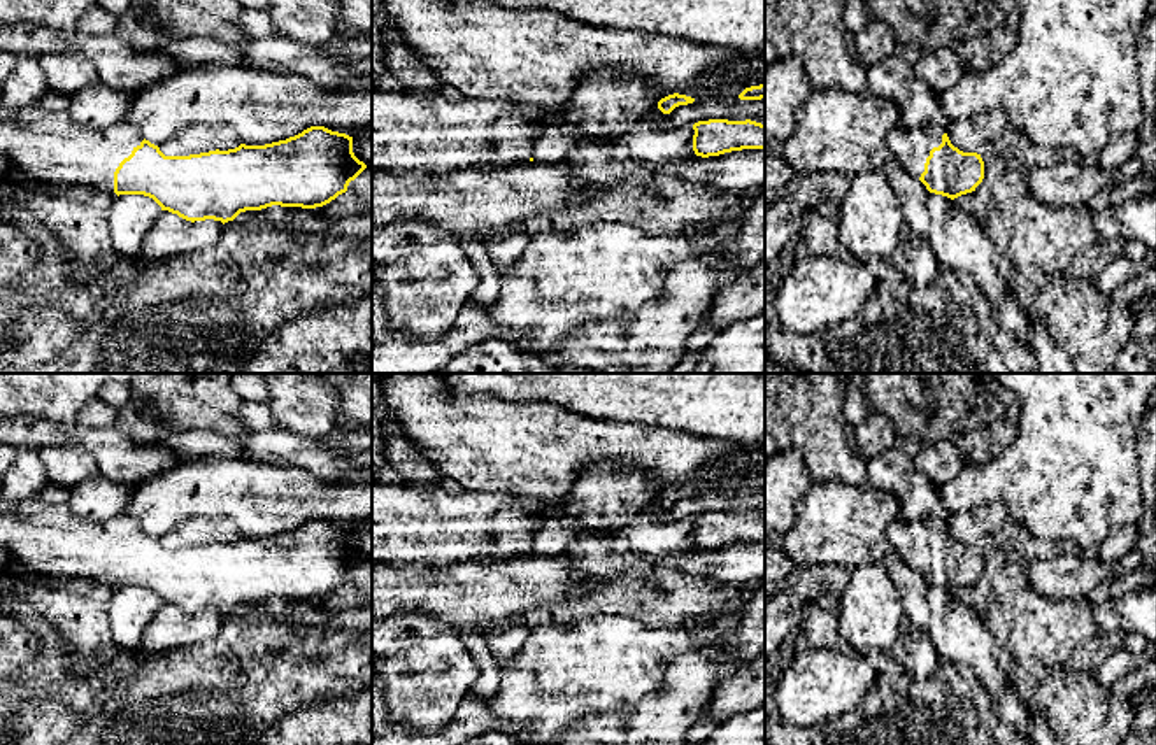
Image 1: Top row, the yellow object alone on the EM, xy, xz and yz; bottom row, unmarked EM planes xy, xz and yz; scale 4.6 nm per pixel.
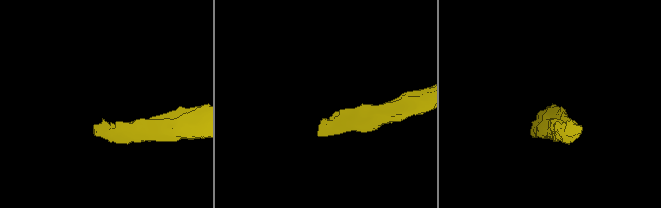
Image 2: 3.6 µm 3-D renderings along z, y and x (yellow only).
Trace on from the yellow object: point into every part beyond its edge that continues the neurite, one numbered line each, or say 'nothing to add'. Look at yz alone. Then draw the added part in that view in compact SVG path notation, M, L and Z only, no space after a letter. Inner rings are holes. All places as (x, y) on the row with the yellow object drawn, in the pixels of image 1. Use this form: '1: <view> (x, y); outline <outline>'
1: yz (911, 146); outline M898 124L888 133L888 145L900 165L919 179L930 151L942 144L944 133L942 128L907 128Z

